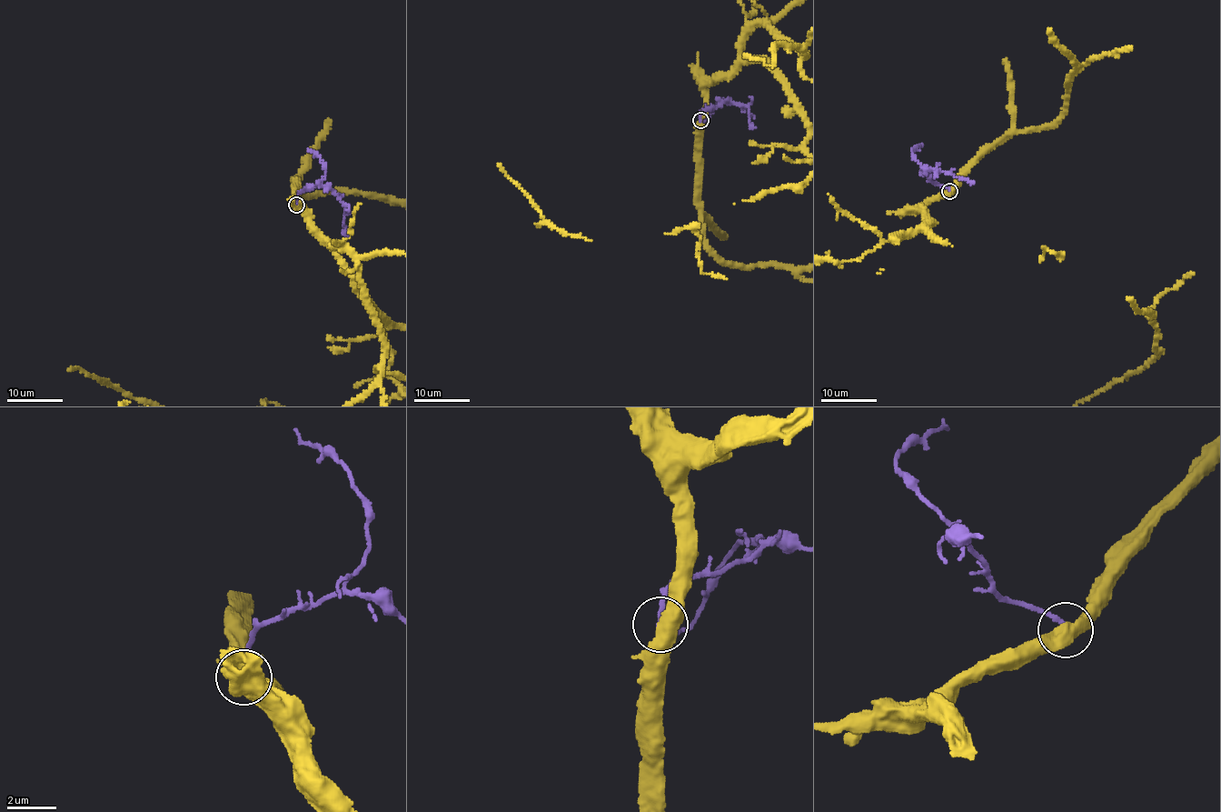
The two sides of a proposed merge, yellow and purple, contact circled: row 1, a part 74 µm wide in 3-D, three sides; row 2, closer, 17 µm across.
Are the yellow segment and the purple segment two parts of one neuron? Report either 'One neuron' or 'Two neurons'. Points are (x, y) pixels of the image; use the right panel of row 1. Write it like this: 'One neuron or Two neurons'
Two neurons

